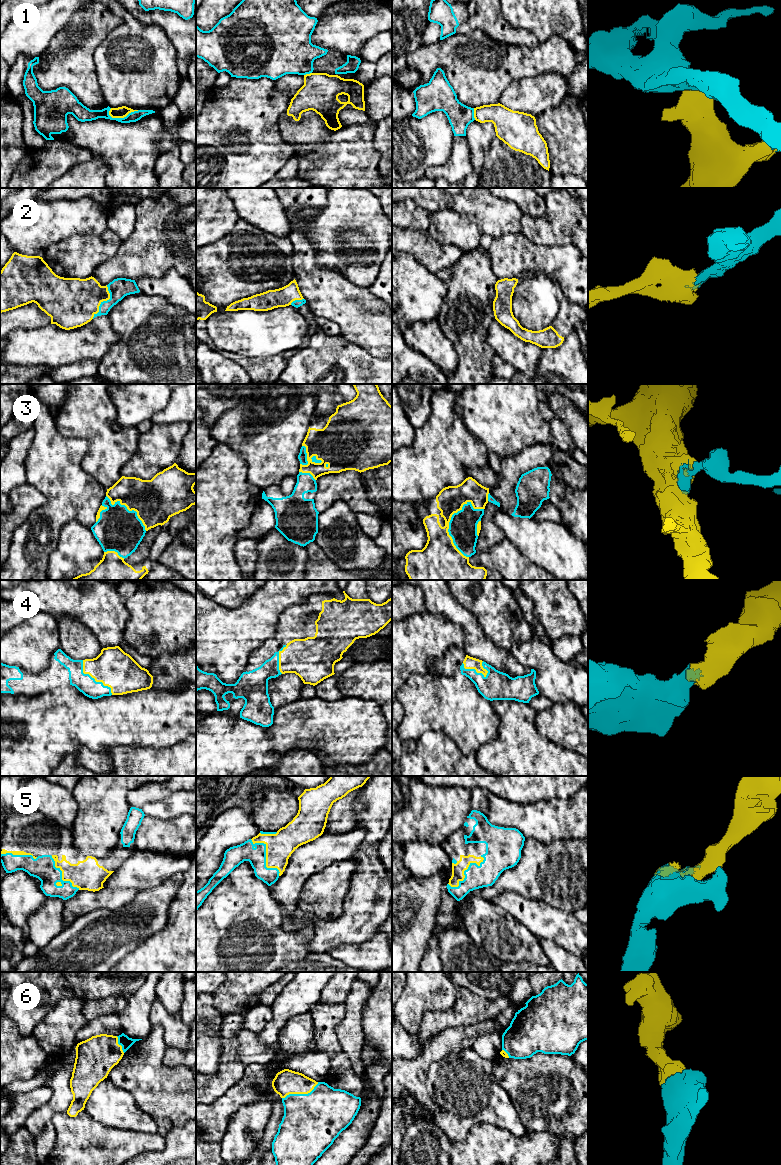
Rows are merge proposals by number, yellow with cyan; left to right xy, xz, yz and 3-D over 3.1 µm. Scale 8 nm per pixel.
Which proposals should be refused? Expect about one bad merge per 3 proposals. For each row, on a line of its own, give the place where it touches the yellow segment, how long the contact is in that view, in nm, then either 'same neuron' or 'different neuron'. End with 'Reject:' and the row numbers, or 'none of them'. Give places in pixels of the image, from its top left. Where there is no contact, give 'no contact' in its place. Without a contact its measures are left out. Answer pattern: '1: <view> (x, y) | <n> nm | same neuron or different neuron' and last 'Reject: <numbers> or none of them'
1: xy (123, 117) | 260 nm | different neuron
2: xy (104, 300) | 300 nm | same neuron
3: yz (448, 528) | 460 nm | same neuron
4: xy (94, 678) | 380 nm | same neuron
5: yz (463, 873) | 360 nm | same neuron
6: xz (300, 1093) | 320 nm | same neuron
Reject: 1

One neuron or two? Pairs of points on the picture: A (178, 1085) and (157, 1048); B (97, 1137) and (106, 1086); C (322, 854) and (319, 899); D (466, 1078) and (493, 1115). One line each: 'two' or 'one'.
A: one
B: two
C: two
D: one

